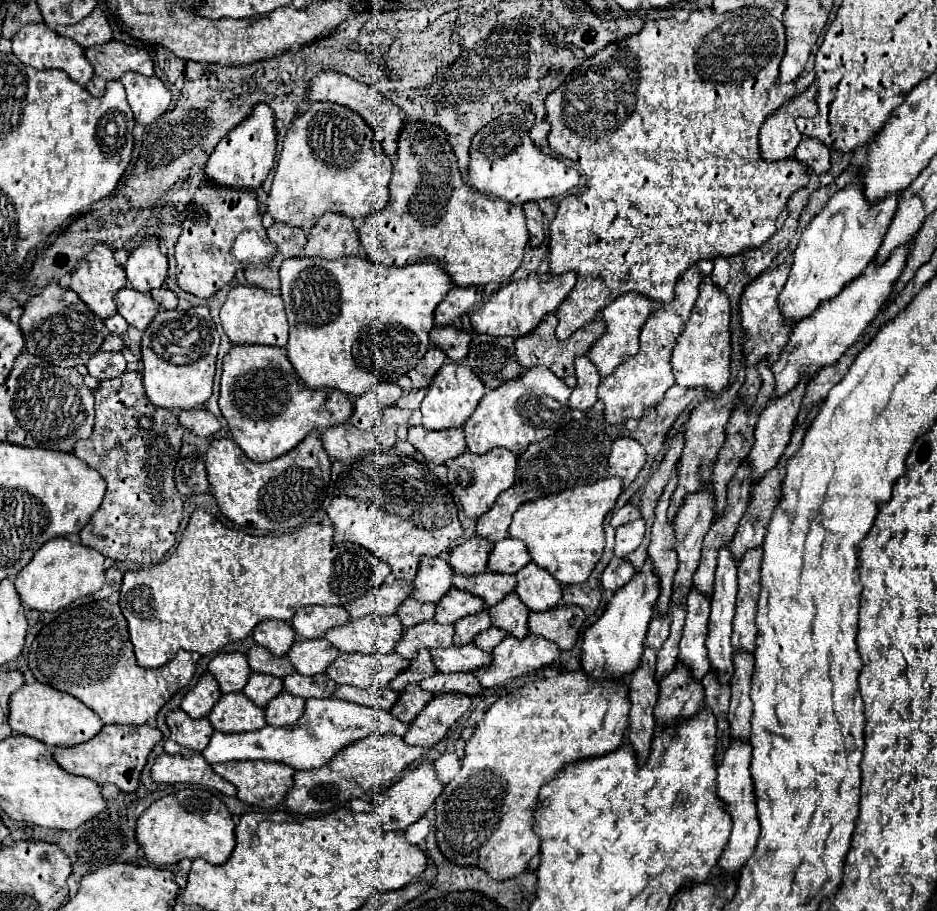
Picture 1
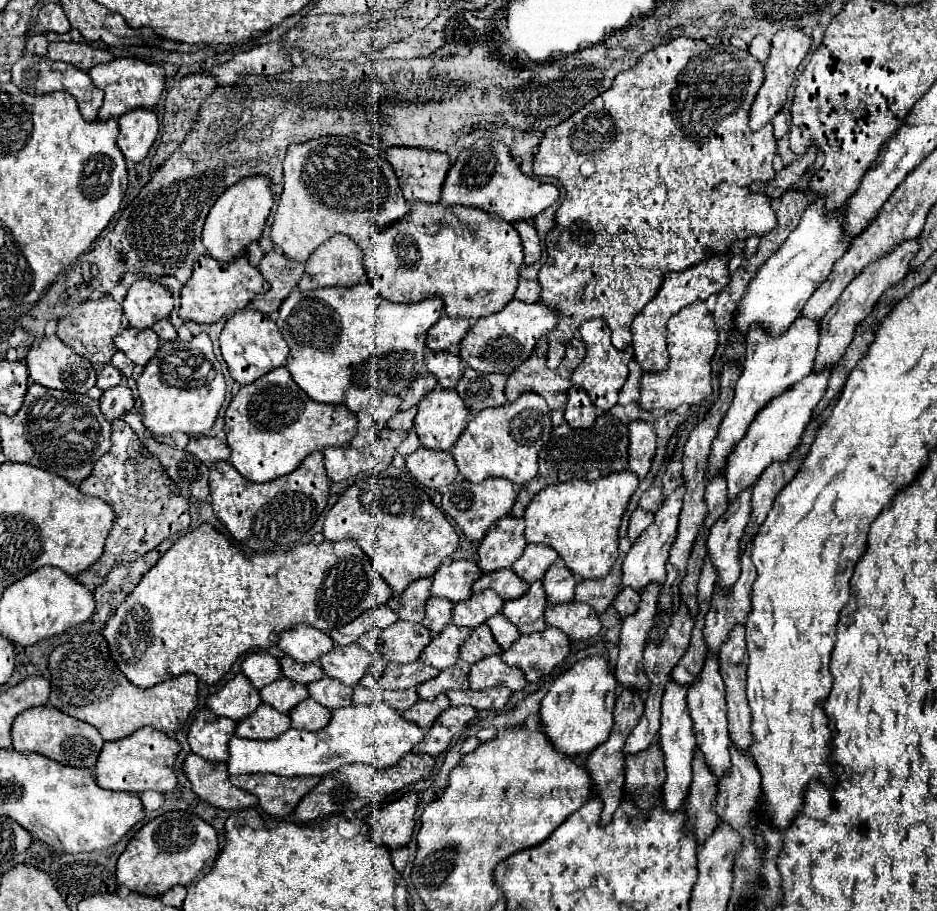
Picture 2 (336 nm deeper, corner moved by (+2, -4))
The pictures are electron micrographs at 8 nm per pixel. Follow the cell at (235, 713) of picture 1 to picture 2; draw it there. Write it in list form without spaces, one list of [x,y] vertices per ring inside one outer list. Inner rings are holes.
[[[260,704],[256,712],[250,716],[242,718],[236,726],[236,736],[238,738],[258,738],[258,740],[270,740],[280,736],[290,728],[290,718],[288,714],[276,712],[268,704]]]

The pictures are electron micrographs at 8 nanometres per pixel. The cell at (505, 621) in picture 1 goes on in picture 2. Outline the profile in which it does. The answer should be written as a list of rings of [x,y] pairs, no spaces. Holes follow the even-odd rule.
[[[538,580],[530,586],[530,590],[524,596],[504,602],[502,614],[520,630],[520,634],[530,634],[546,628],[544,608],[546,608],[546,596],[542,582]]]

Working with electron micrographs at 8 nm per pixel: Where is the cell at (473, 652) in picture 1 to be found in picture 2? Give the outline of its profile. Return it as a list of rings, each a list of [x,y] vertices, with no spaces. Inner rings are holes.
[[[492,654],[476,662],[468,672],[468,682],[472,690],[484,690],[492,686],[506,686],[510,690],[522,690],[526,686],[520,668],[512,668],[502,662],[500,654]]]

